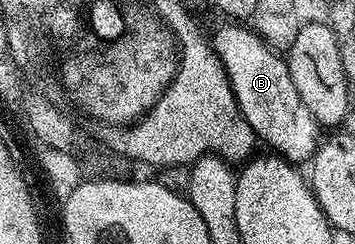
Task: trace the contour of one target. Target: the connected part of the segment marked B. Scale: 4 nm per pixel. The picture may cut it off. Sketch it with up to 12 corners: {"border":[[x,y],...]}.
{"border":[[245,26],[211,47],[254,137],[312,161],[319,125],[288,63]]}

